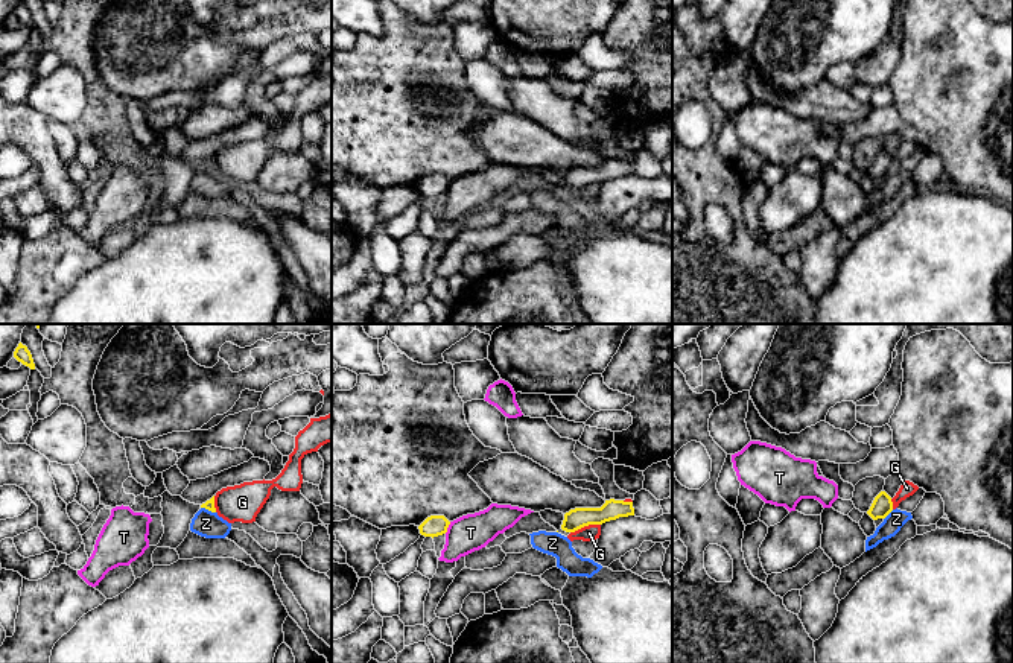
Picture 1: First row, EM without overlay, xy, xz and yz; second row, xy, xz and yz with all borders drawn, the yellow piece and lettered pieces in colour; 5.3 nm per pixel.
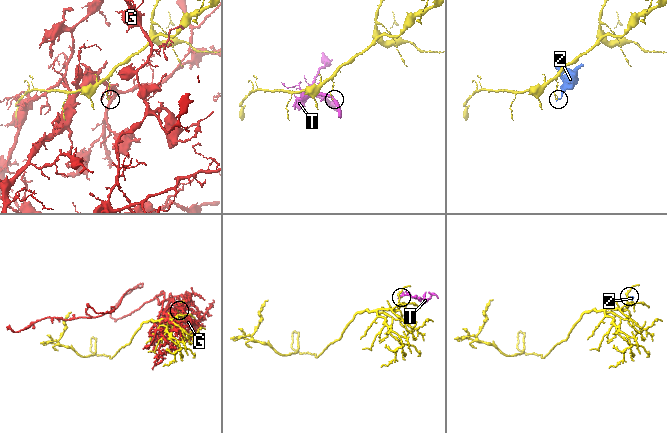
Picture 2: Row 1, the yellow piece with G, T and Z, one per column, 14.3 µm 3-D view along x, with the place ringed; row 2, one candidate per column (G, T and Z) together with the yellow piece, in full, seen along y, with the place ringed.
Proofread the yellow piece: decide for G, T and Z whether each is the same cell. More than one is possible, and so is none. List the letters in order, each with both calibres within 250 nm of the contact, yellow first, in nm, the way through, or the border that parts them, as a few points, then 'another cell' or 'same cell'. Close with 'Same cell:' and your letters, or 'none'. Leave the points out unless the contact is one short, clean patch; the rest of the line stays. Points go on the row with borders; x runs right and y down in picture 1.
G: 110 nm thick on the yellow side, 80 nm on the other; another cell
T: 110 nm thick on the yellow side, 200 nm on the other; another cell
Z: 110 nm thick on the yellow side, 100 nm on the other; border along yz (893, 510), (884, 519); another cell
Same cell: none

